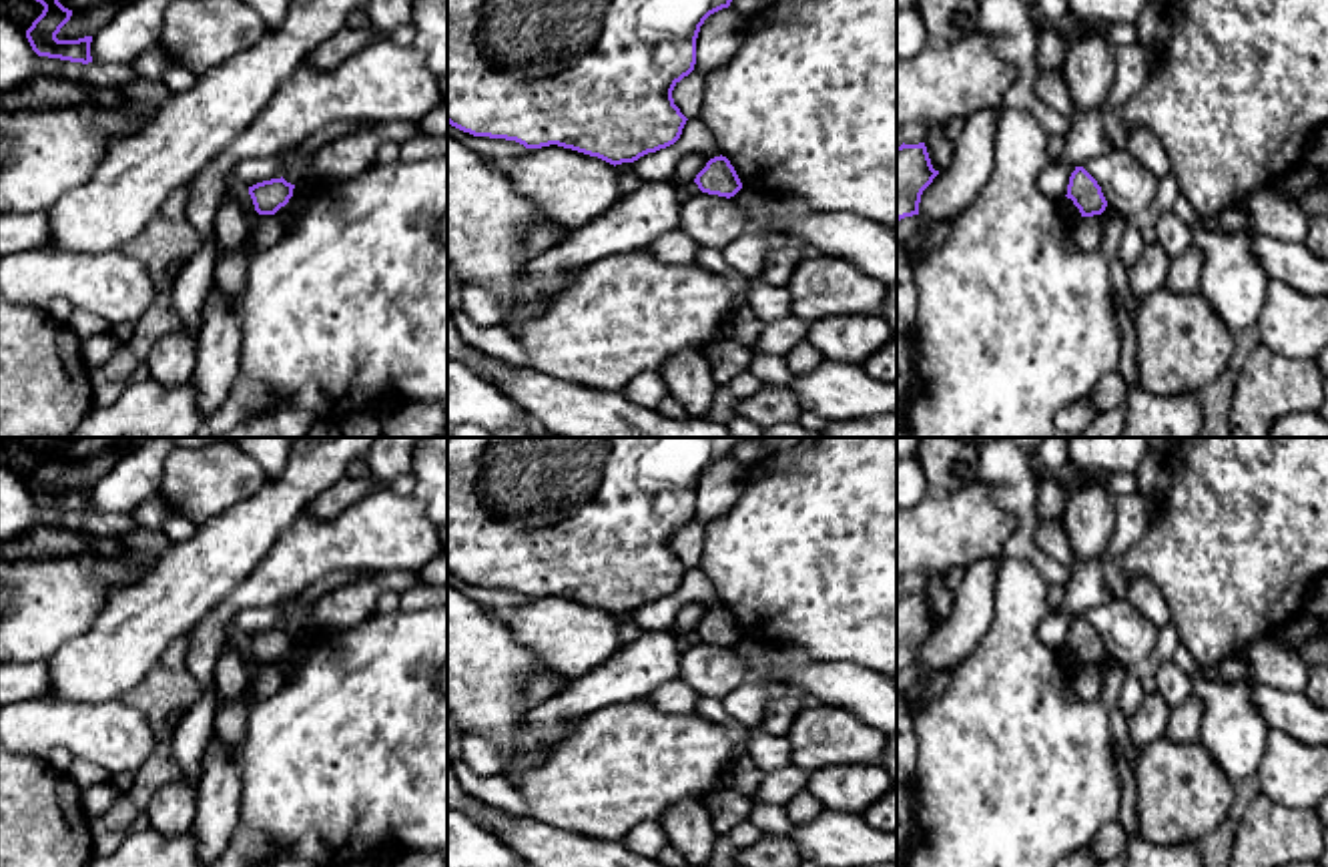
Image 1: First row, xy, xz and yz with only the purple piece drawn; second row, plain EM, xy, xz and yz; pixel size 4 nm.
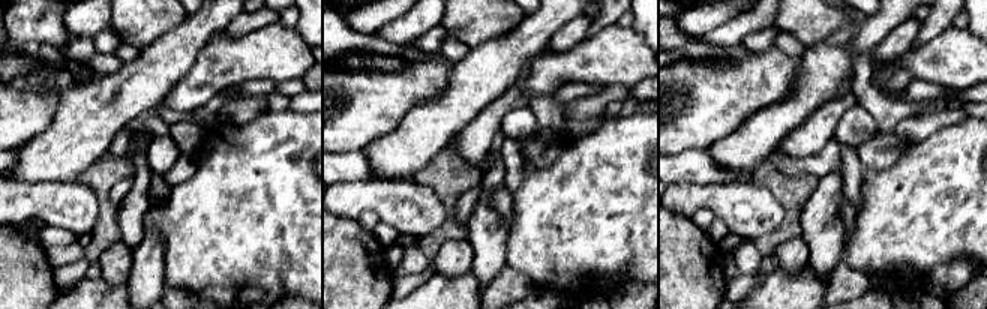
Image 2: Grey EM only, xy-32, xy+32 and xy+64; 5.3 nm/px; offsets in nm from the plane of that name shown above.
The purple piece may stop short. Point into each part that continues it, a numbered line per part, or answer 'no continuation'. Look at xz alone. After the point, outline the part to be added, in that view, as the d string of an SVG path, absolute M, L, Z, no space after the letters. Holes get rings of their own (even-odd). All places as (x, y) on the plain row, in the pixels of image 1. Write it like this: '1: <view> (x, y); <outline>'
no continuation

